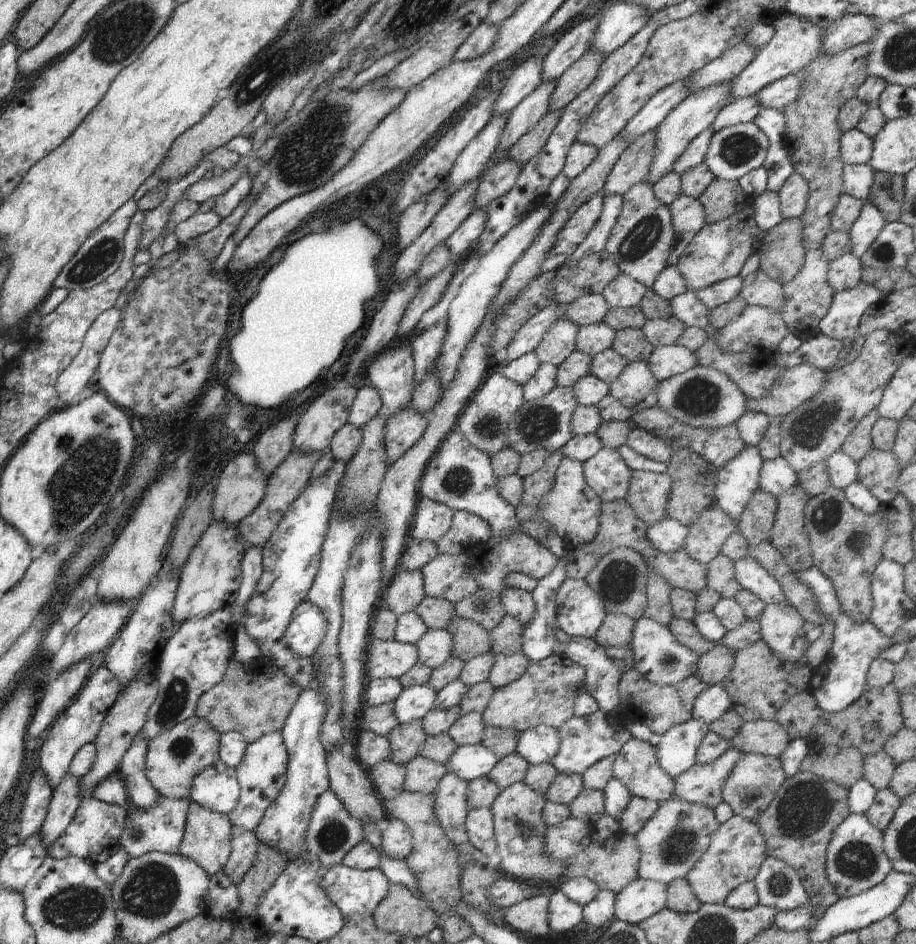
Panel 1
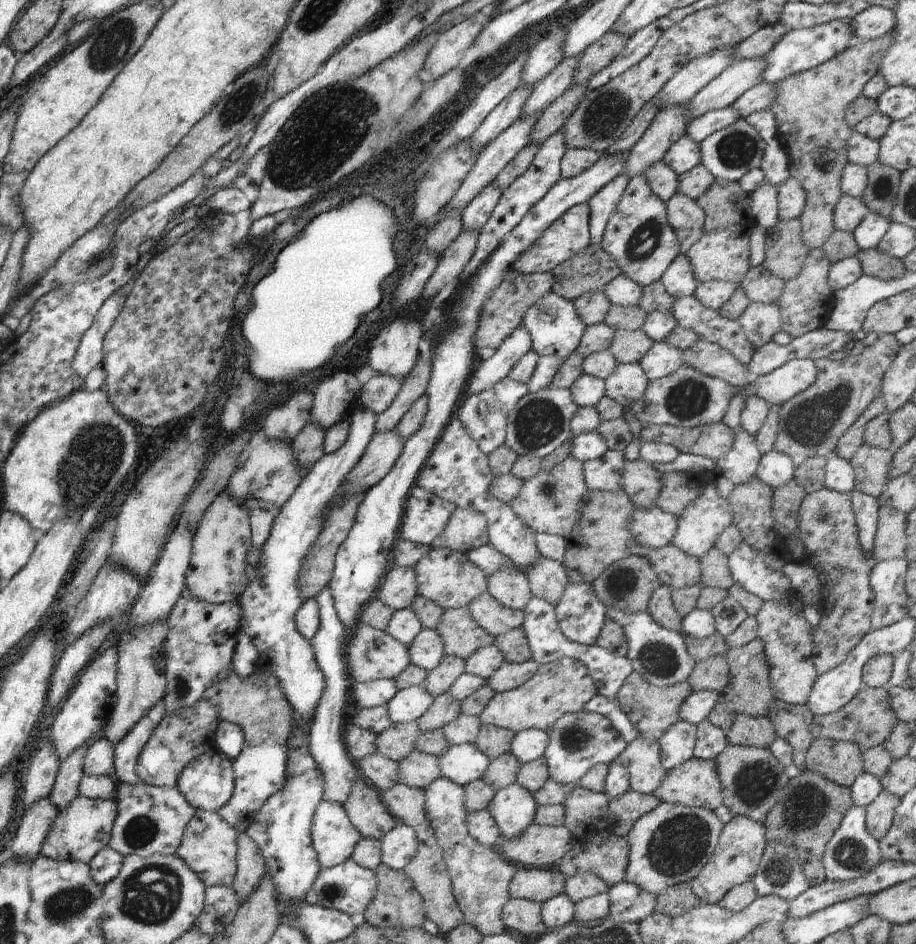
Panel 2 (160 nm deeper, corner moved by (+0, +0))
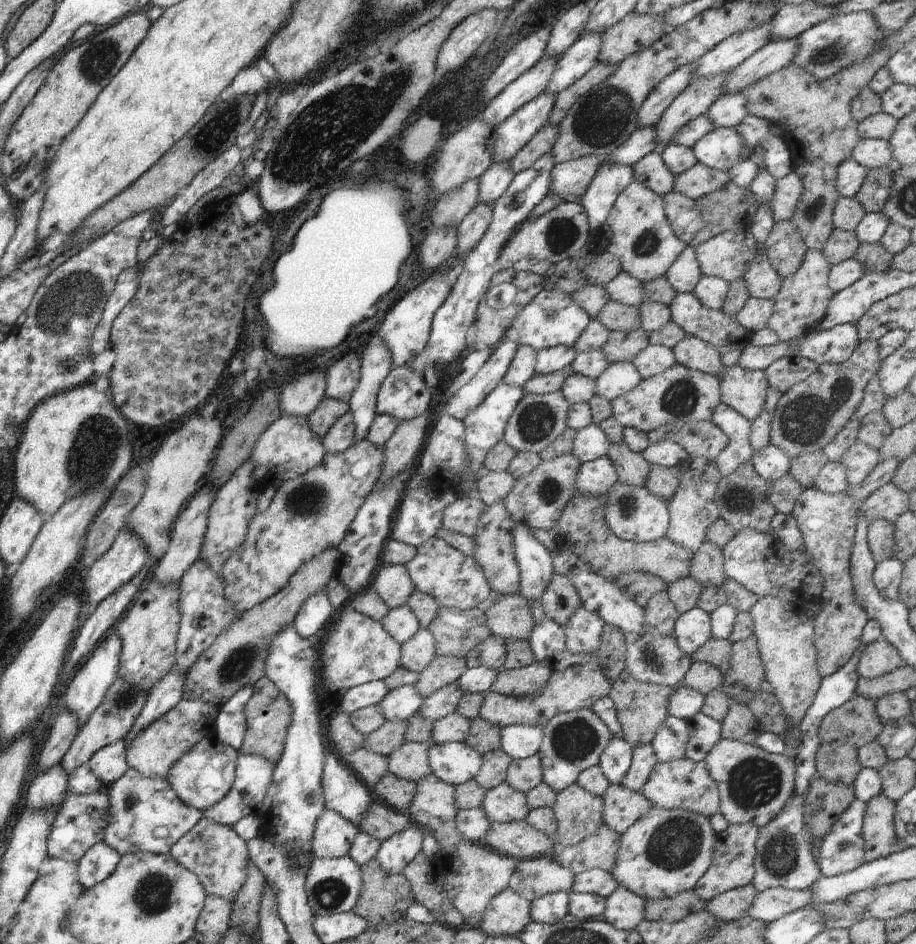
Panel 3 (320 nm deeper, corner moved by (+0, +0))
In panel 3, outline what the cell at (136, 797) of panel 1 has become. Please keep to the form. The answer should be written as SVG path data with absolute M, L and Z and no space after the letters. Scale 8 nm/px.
M176 664L152 686L147 694L147 701L142 712L136 717L132 730L127 738L135 737L142 729L145 729L154 720L166 714L183 699L183 682L185 676Z

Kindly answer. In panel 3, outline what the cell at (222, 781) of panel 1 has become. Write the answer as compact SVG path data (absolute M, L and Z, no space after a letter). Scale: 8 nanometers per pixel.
M206 735L171 764L165 779L184 804L203 811L209 806L216 805L232 788L236 778L235 766L239 753L235 748L220 742L216 736Z

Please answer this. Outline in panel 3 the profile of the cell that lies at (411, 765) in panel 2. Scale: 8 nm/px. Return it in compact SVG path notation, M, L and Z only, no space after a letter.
M406 741L387 756L387 770L395 777L418 782L431 774L427 747L419 742Z

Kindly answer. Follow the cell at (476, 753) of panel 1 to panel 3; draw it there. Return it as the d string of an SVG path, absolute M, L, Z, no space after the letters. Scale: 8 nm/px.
M466 742L432 743L427 747L431 774L451 785L473 779L483 758Z

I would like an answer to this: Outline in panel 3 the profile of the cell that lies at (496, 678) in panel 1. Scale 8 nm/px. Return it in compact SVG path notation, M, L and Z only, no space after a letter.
M534 663L517 669L502 668L492 684L492 691L511 697L530 697L543 689L551 677L551 668Z

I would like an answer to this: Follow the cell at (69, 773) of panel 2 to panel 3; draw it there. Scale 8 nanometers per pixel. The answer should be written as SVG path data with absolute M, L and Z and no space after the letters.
M120 674L108 687L107 693L103 696L100 706L92 711L88 720L79 728L76 738L69 746L68 752L64 754L60 764L68 776L75 768L87 763L93 754L96 754L102 747L113 742L125 740L127 734L132 730L136 717L142 712L147 701L147 692L134 683L129 683Z

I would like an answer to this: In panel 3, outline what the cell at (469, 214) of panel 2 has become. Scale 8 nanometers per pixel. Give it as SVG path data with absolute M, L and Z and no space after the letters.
M494 161L479 176L480 203L494 203L498 200L514 180L515 172L510 168L509 161Z

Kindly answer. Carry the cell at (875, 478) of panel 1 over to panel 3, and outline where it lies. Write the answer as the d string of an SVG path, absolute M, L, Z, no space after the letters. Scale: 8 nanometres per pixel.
M857 440L841 458L840 464L845 468L849 484L857 487L879 462L880 453Z

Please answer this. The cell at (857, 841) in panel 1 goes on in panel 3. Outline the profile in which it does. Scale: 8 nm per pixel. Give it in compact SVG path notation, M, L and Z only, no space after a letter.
M854 799L821 838L818 866L824 877L833 877L858 868L864 860L862 825L866 805Z

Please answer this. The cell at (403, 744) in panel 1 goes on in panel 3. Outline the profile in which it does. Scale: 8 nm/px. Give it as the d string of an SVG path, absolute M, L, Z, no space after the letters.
M386 721L378 730L365 736L365 747L372 752L387 757L406 740L404 738L407 722Z

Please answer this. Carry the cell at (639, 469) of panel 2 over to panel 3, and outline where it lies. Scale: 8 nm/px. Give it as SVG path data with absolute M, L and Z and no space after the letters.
M626 443L609 446L607 456L618 473L619 480L632 486L645 486L651 464L642 453L633 451Z

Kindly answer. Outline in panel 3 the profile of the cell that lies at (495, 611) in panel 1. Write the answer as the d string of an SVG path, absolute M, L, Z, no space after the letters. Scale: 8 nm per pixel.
M522 595L492 596L483 607L491 634L503 639L528 641L535 625L531 602Z

